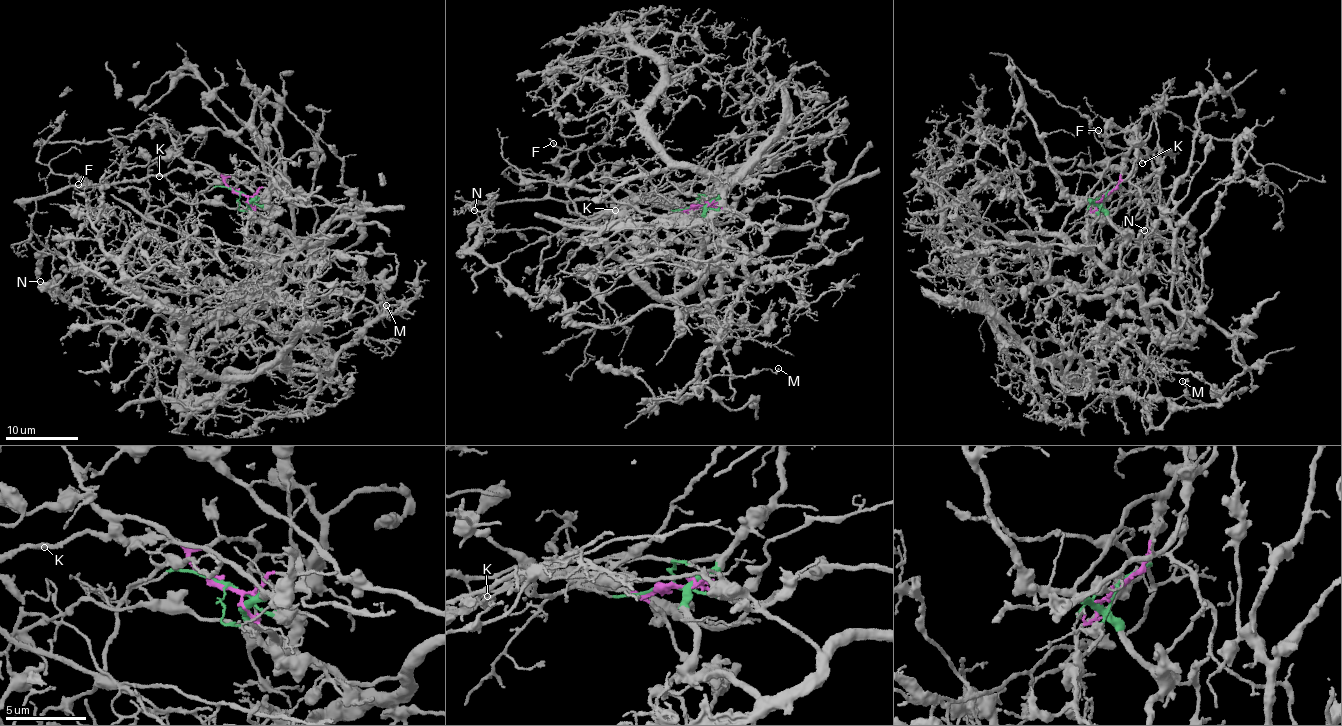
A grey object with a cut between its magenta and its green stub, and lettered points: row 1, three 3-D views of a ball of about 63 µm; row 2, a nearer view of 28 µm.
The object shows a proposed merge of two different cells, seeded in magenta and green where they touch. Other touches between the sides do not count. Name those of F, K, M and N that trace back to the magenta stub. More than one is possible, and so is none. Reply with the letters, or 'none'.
F, K, N

